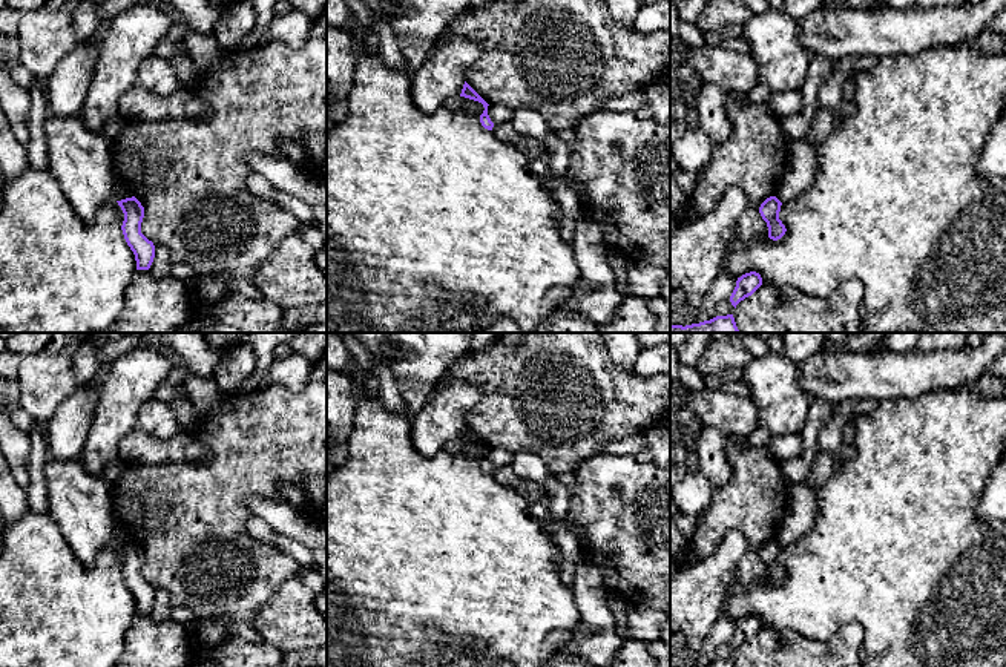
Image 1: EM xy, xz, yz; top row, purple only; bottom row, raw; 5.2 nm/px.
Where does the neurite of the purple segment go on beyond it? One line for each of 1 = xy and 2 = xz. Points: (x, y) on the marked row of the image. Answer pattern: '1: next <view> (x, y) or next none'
1: next none
2: next none

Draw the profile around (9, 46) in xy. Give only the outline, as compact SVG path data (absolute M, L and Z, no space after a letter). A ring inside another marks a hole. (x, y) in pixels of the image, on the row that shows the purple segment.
M0 34L0 63L6 66L9 74L20 66L20 40L17 35Z

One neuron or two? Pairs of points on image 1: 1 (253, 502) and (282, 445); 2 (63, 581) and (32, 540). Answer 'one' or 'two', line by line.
1: two
2: one

